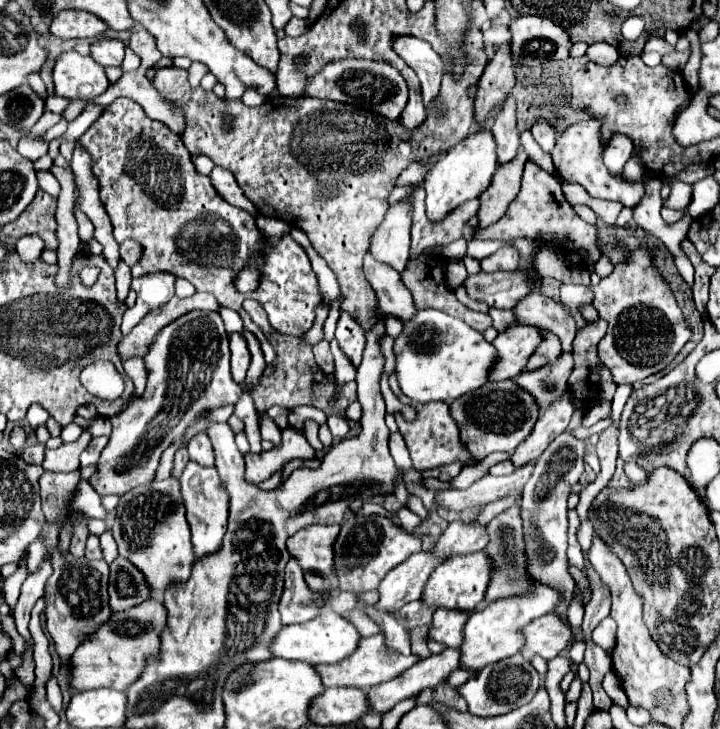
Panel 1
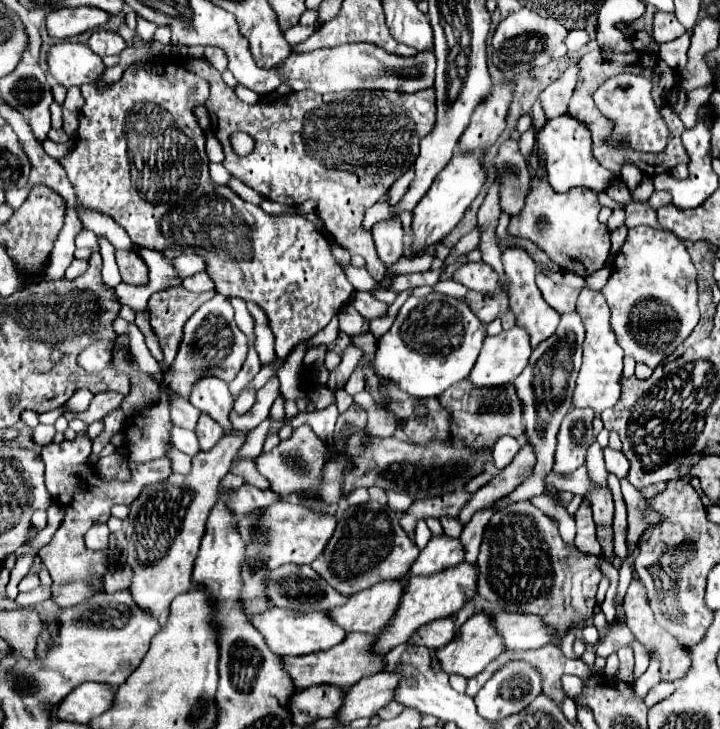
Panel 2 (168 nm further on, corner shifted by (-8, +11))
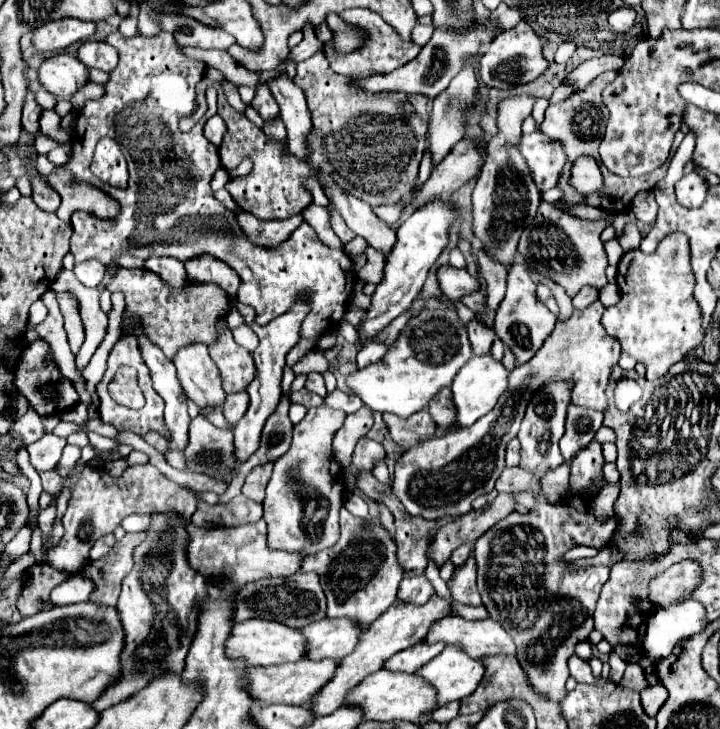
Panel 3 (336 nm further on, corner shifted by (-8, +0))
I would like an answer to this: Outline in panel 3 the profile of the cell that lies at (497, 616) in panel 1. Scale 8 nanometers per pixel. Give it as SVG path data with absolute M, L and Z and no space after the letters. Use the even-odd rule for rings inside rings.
M445 646L439 656L415 674L435 688L435 708L441 708L475 692L483 678L483 664L469 658L465 652L459 652L459 648Z

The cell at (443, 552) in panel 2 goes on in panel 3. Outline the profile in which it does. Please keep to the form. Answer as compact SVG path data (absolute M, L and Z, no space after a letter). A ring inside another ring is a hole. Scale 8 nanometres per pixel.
M417 576L417 578L403 578L399 592L397 592L397 600L403 604L415 604L421 606L429 600L429 596L433 596L433 586L425 576Z

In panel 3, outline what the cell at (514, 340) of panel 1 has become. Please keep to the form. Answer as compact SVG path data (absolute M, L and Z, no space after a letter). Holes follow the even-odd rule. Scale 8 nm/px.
M491 354L487 356L473 356L455 376L453 384L451 384L451 394L453 394L453 404L457 410L457 418L455 418L455 426L451 426L449 430L443 432L435 432L433 436L443 436L447 432L453 432L457 428L465 428L471 426L473 422L477 422L481 416L485 416L487 412L491 412L491 408L495 406L495 400L499 400L503 388L507 386L507 376L509 372L505 370L505 366L501 362L495 362L491 358Z

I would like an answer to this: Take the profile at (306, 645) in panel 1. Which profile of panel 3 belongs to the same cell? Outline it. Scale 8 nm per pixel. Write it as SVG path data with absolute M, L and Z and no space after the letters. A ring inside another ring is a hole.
M251 618L251 620L245 620L243 624L235 624L231 630L231 636L225 642L225 656L229 660L243 660L253 666L295 662L295 660L303 658L303 652L307 652L307 640L303 640L303 634L299 630L287 628L285 624L279 624L275 620Z

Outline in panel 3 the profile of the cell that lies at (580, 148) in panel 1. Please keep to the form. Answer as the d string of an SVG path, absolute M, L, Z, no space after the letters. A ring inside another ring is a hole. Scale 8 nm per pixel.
M535 130L533 134L521 134L519 152L525 158L537 188L539 190L555 188L559 172L565 164L565 156L559 144L547 140L539 130Z

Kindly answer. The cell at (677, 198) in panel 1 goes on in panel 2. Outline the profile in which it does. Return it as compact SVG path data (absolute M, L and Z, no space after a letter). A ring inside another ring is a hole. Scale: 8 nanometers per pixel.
M655 191L651 197L649 197L649 205L653 209L661 209L663 205L669 205L671 203L671 193L669 191Z

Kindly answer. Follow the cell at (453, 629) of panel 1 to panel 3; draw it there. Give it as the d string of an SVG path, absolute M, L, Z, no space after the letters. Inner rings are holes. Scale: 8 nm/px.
M415 644L407 650L397 652L395 656L391 656L383 668L387 670L395 670L395 672L407 672L413 674L417 672L421 666L425 666L429 660L433 660L441 650L445 648L445 644Z

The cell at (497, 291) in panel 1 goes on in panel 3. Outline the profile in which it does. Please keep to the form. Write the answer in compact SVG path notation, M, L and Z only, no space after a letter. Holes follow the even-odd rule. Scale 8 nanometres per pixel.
M453 266L437 268L437 282L443 296L451 300L461 300L465 294L471 294L479 288L479 282L465 268L453 268Z

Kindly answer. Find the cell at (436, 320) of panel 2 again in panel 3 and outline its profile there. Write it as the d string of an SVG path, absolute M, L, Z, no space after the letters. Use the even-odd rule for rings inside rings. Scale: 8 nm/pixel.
M423 310L419 316L409 320L407 328L399 334L397 342L389 346L389 352L377 364L355 370L347 376L347 386L355 396L363 400L373 412L389 412L407 418L423 410L431 396L439 388L451 386L455 372L471 358L471 344L467 328L459 322L457 312Z

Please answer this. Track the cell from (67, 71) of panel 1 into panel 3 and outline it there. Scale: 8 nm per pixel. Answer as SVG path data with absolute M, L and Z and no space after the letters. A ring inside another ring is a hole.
M55 54L39 66L39 84L57 98L71 98L87 84L87 68L75 56Z

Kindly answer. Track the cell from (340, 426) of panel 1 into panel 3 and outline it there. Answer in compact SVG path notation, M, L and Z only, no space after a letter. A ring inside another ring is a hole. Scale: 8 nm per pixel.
M383 342L363 346L363 348L359 350L359 354L357 354L357 364L359 364L359 368L361 368L361 364L379 362L379 360L385 356L385 352L387 352L387 346L385 346Z

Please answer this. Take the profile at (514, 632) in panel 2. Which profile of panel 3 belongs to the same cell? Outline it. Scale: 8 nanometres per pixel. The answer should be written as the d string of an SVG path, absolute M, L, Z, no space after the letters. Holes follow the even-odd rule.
M445 616L431 624L425 642L459 644L471 658L493 654L515 654L515 644L503 626L491 618L463 620L459 616Z

